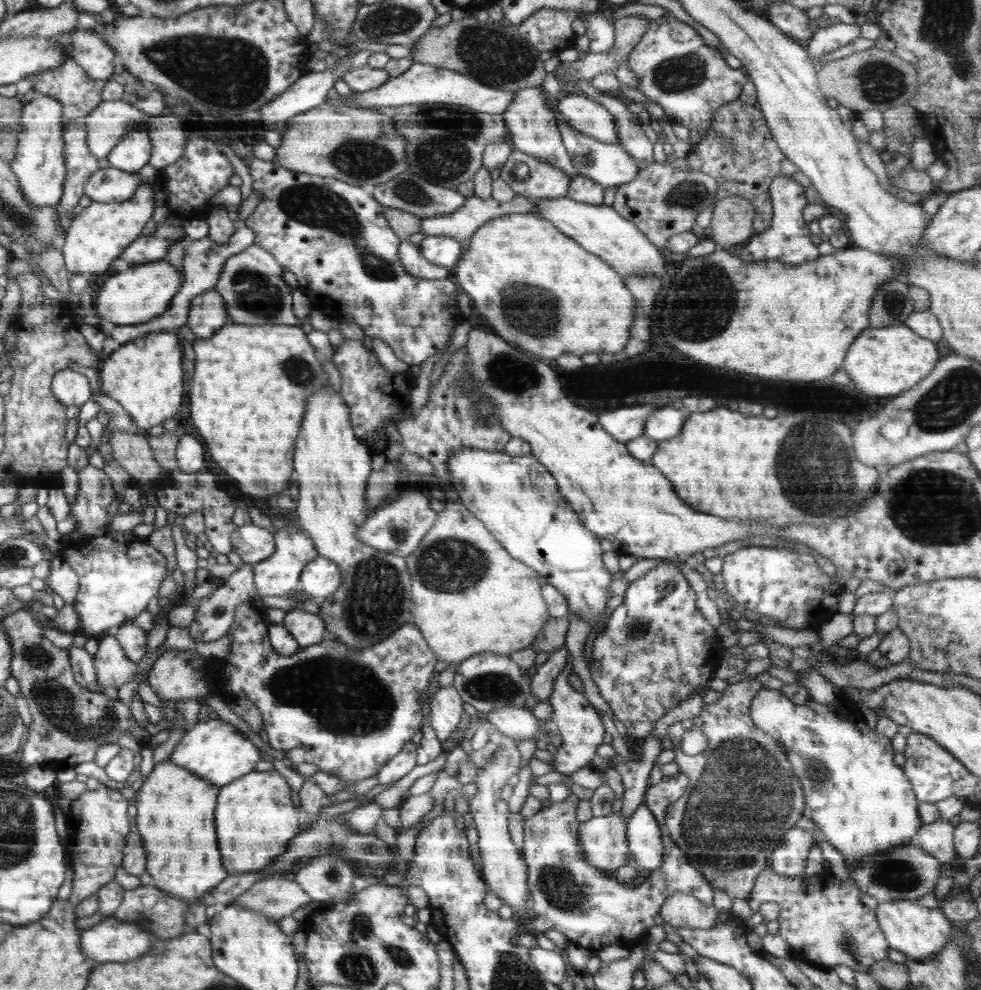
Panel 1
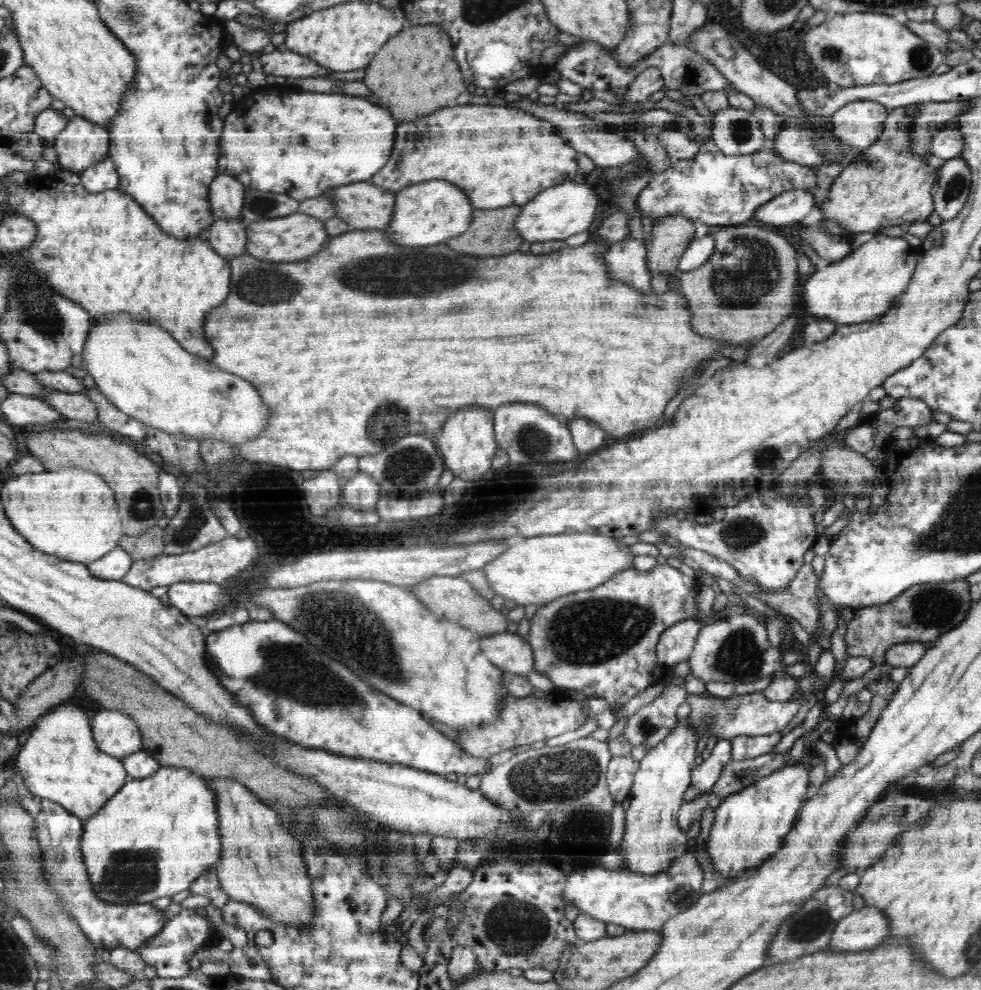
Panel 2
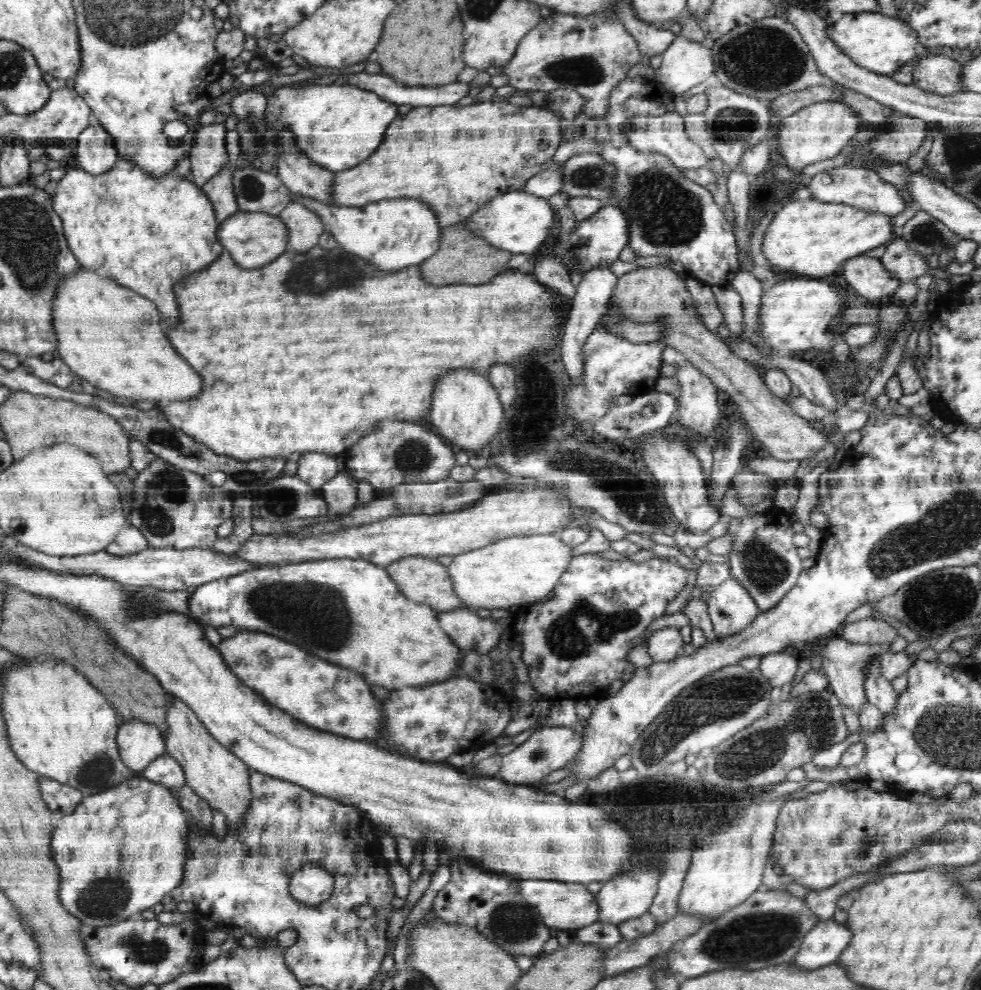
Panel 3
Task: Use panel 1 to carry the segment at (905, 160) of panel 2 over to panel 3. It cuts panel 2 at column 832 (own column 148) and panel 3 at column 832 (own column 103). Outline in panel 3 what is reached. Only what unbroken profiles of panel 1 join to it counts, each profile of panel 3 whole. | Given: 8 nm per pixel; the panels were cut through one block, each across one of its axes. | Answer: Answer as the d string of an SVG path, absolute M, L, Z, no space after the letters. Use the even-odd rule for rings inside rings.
M803 196L784 204L776 212L764 236L762 250L772 268L821 279L832 275L842 262L846 263L888 242L892 236L891 218L849 204L824 202Z

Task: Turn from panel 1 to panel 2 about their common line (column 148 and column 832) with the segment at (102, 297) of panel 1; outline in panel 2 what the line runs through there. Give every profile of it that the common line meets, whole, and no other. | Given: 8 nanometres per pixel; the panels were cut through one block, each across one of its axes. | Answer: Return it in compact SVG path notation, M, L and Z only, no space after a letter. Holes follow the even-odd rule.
M876 233L868 242L842 258L838 262L822 264L808 282L804 284L804 300L807 312L818 319L832 320L838 325L850 325L869 322L876 317L881 317L886 311L895 306L898 296L906 291L918 264L918 246L913 246L905 238L892 237Z

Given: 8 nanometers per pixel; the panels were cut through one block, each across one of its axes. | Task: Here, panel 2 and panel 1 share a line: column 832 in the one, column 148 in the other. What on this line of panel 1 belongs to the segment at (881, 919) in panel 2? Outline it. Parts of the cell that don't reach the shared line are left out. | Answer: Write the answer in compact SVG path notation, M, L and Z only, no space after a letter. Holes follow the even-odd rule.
M110 916L82 932L82 948L96 962L126 962L150 950L150 936L137 924Z

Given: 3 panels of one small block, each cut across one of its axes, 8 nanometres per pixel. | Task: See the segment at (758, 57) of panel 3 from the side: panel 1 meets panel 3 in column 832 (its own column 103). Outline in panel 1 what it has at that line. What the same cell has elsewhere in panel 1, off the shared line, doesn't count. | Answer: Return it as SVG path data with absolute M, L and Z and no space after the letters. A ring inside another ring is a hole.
M64 53L64 64L58 68L31 74L24 79L31 82L31 88L36 90L36 94L50 95L55 99L59 99L63 103L64 116L73 121L82 121L85 116L88 116L103 101L101 92L106 83L106 80L90 78L87 72L74 62L71 53Z

